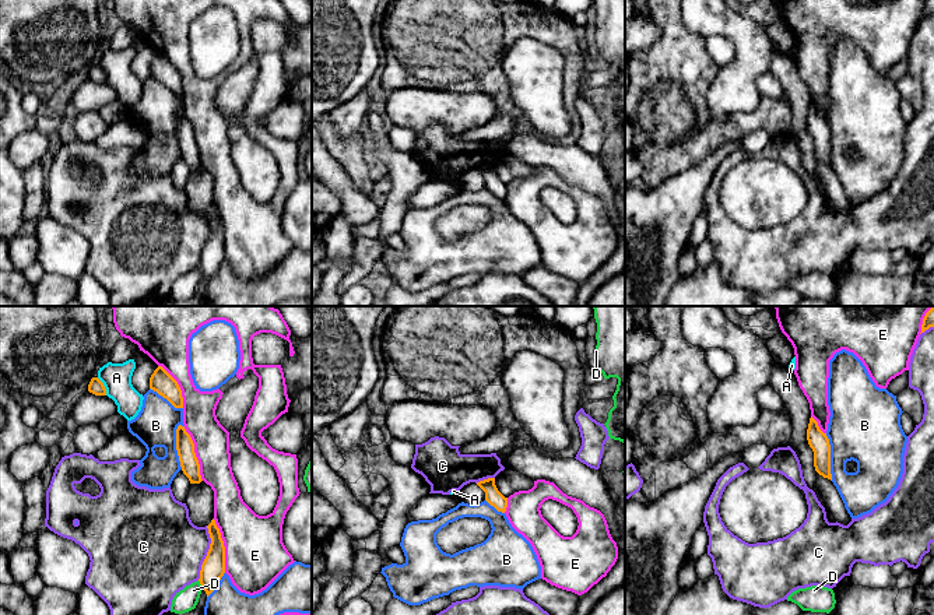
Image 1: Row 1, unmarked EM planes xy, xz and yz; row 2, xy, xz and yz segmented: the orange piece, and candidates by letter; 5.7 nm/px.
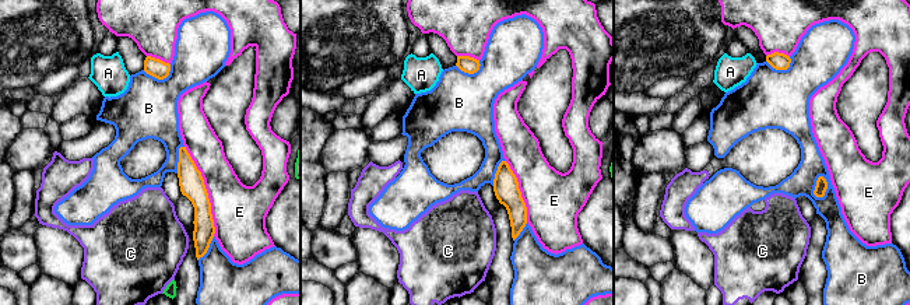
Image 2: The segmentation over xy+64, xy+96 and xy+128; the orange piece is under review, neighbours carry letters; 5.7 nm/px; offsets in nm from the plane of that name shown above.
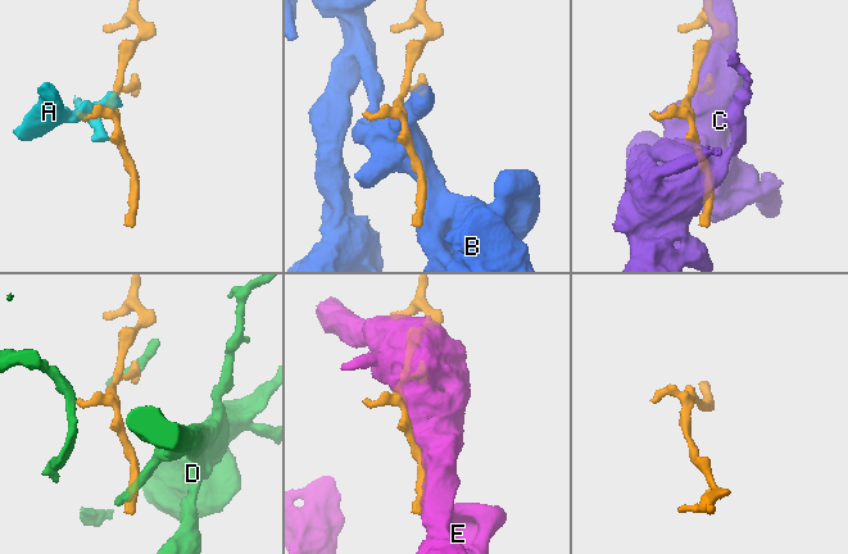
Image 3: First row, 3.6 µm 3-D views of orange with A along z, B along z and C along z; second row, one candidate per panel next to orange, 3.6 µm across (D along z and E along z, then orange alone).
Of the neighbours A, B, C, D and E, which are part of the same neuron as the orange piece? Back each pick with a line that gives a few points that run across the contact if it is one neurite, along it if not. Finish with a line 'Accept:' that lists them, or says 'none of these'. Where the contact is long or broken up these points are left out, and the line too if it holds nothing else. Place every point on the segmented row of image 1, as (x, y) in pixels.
Accept: none of these

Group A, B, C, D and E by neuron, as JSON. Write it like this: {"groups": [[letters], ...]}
{"groups": [["A"], ["B"], ["C"], ["D"], ["E"]]}

